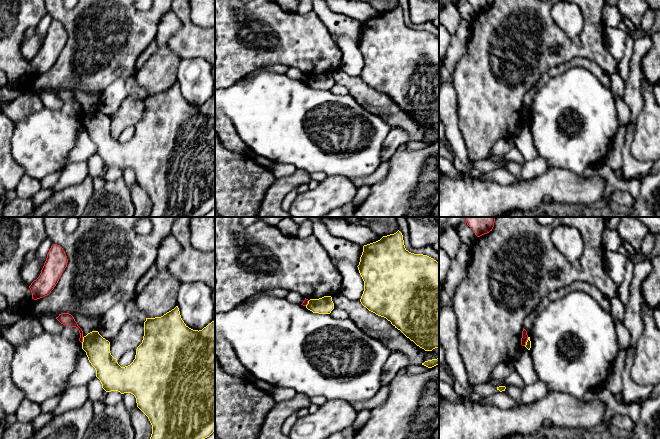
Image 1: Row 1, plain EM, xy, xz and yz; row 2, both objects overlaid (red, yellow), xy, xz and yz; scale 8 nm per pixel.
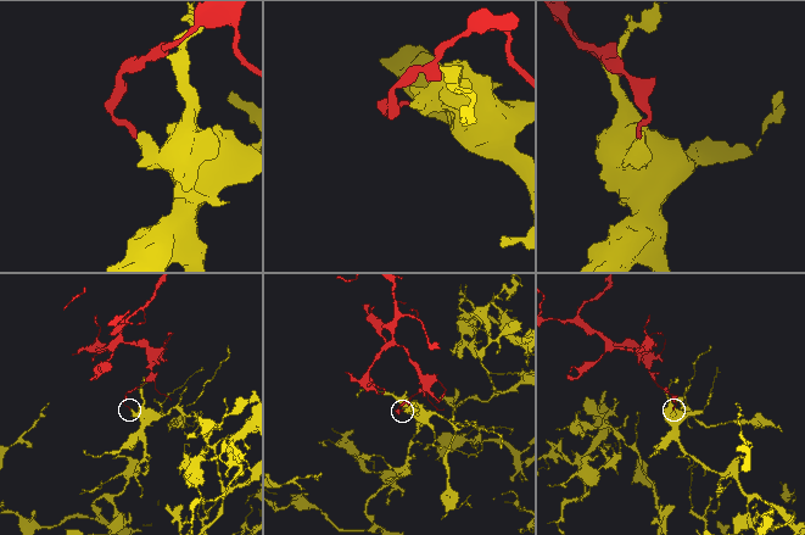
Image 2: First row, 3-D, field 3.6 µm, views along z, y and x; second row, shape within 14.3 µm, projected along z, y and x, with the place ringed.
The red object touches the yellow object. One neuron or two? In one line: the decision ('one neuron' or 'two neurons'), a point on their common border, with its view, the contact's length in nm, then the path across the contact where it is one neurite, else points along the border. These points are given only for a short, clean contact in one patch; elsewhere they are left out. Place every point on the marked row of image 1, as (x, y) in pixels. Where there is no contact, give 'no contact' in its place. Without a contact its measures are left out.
two neurons; contact xy (82, 340); length 50 nm

